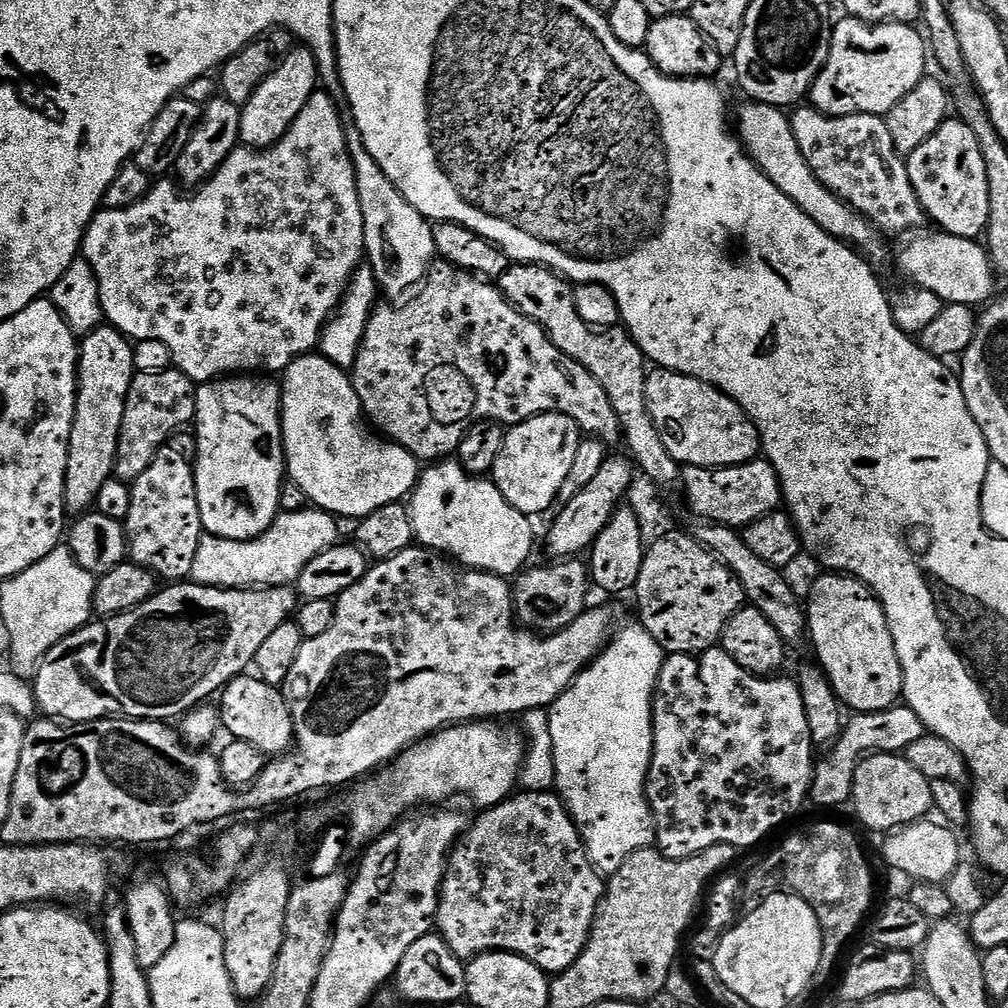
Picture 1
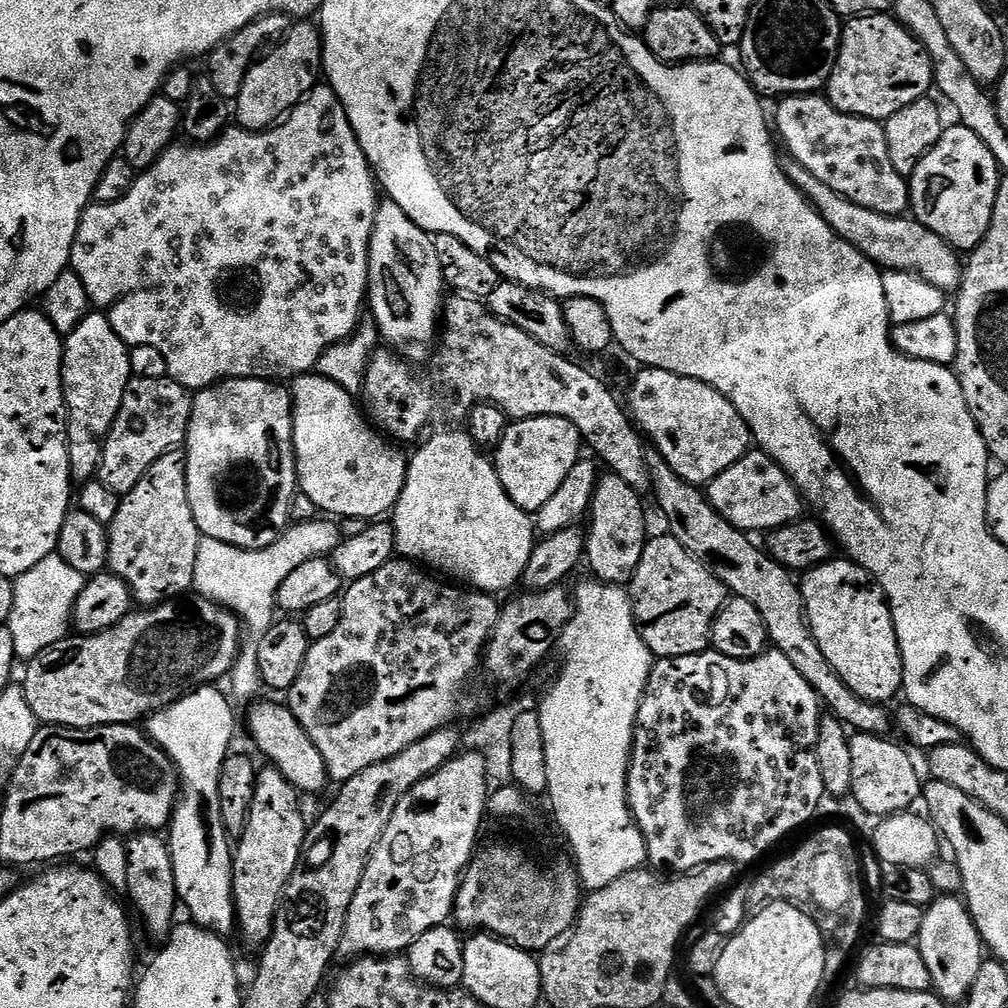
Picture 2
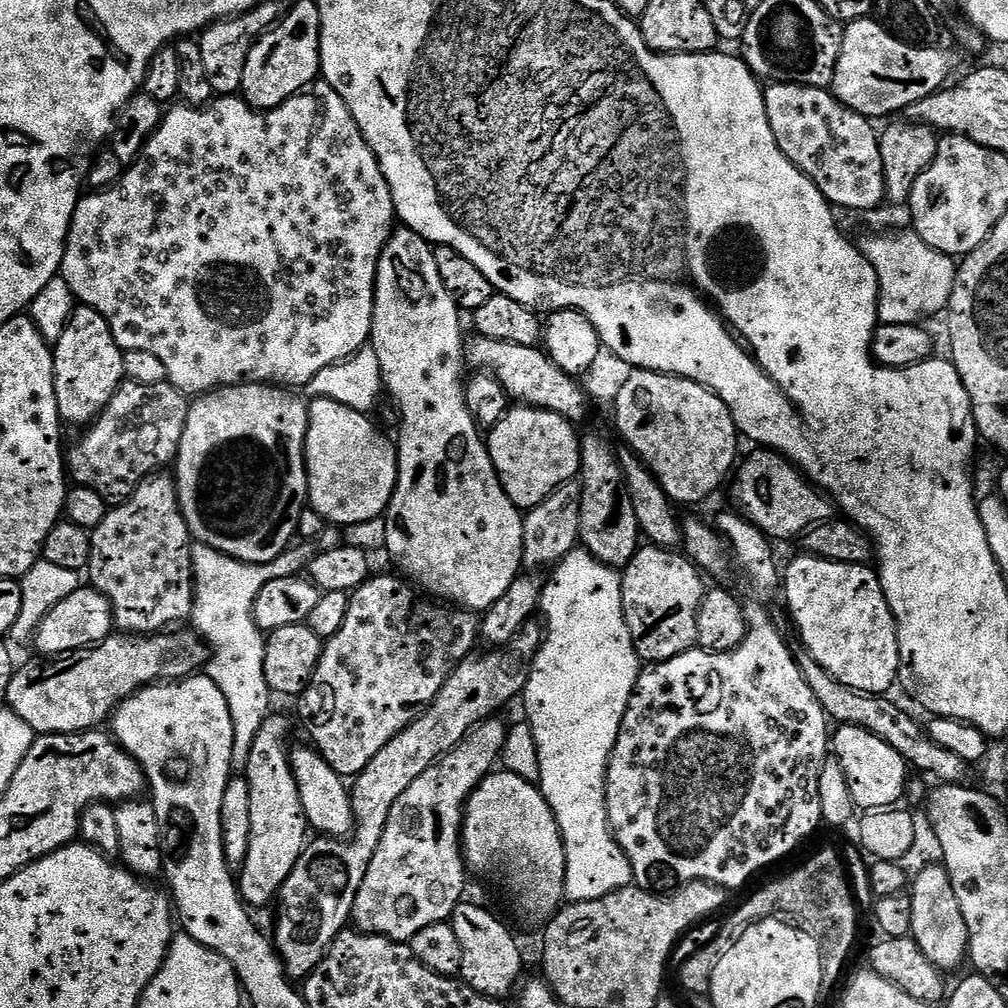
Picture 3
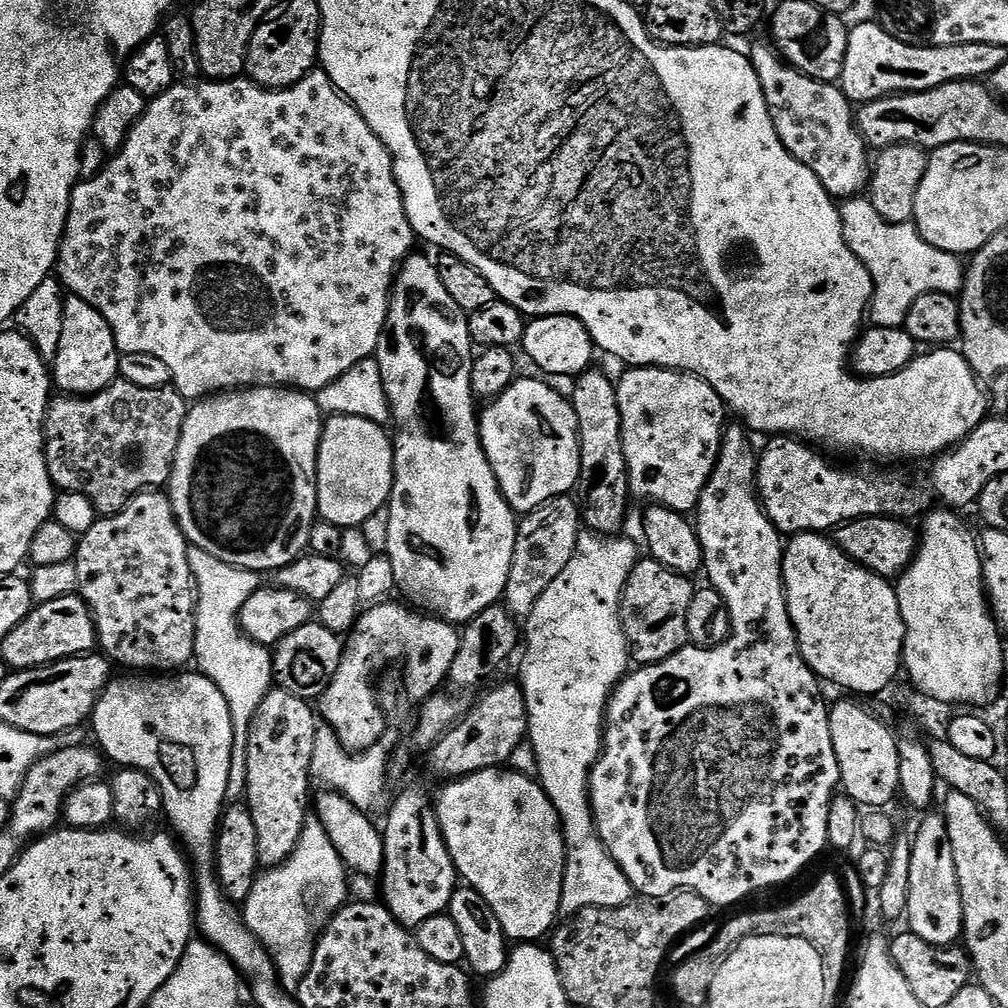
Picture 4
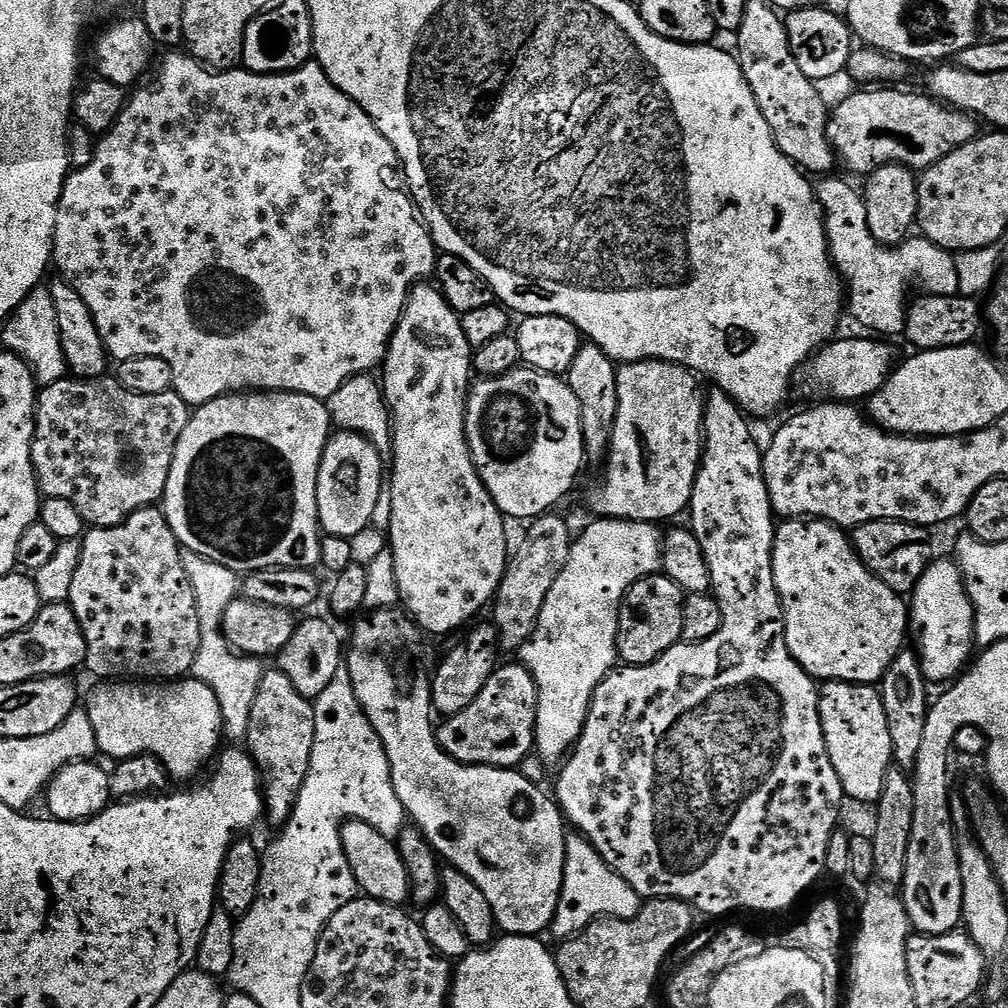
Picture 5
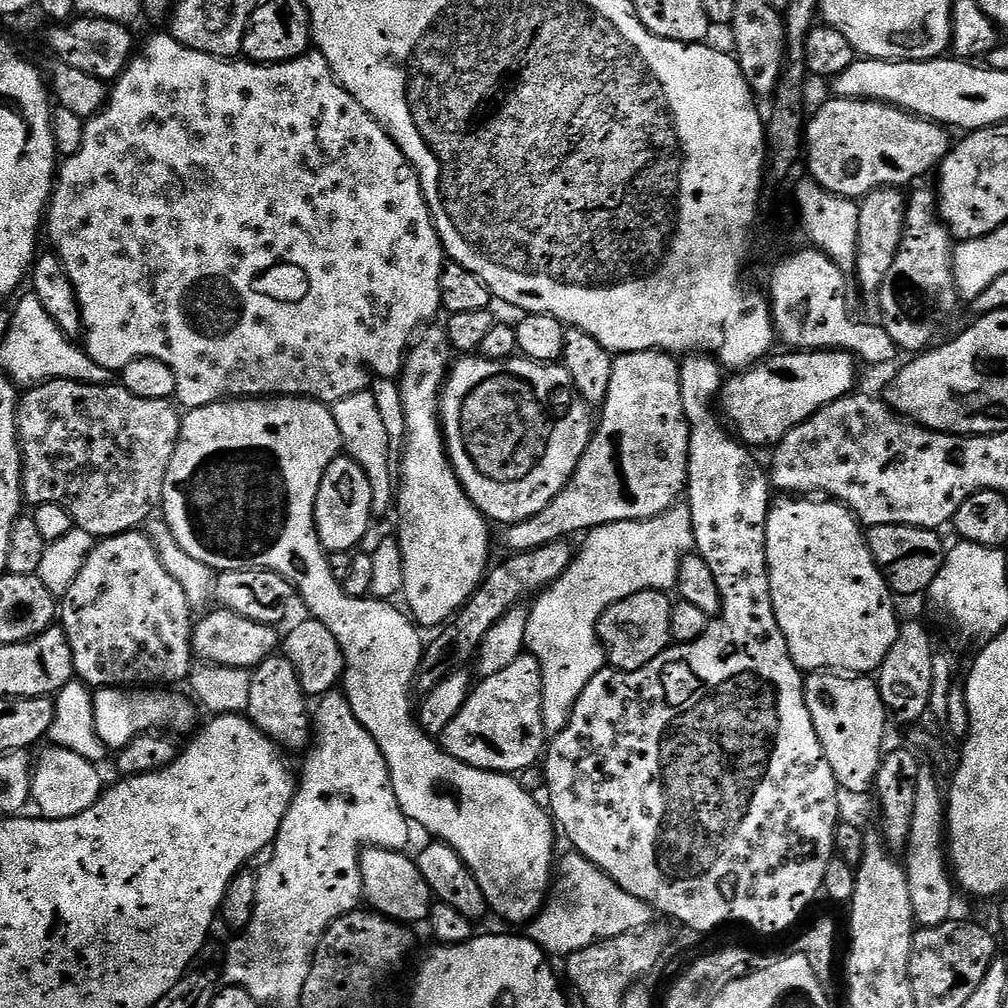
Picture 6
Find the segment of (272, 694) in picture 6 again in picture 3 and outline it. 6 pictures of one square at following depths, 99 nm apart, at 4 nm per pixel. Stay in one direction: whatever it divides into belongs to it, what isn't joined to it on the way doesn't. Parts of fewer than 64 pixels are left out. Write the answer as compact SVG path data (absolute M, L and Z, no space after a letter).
M269 714L262 722L262 730L258 730L254 738L254 746L250 746L250 758L243 773L250 786L250 850L246 850L246 862L238 869L238 887L241 900L253 909L264 908L271 900L273 903L279 897L280 888L286 878L290 878L298 858L304 853L304 845L310 839L308 819L302 810L302 798L298 794L298 782L292 769L290 743L288 744L291 736L291 718Z

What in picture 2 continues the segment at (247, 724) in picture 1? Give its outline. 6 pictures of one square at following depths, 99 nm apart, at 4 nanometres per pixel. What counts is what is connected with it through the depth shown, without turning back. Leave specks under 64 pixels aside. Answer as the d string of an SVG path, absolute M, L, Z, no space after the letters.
M283 703L280 704L256 704L248 712L248 732L256 743L256 748L265 756L271 767L280 771L296 791L301 794L307 792L320 792L327 784L330 784L330 777L322 754L318 754L318 746L302 730L298 718Z

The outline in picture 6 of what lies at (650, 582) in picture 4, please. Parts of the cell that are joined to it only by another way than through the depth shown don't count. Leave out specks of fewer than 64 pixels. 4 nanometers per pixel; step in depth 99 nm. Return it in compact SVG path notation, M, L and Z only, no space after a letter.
M664 590L630 594L630 598L622 598L604 611L598 629L600 642L604 646L607 663L617 672L642 670L642 666L654 662L654 658L661 656L673 643L671 630L673 601L668 600L668 596L669 593Z

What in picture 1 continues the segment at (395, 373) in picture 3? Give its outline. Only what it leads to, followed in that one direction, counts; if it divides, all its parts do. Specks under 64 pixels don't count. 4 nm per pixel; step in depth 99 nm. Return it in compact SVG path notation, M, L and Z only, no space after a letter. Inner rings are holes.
M344 120L344 137L348 143L348 153L354 166L354 182L358 186L358 202L362 206L364 223L364 251L366 264L374 270L376 282L385 297L396 298L403 292L411 293L427 277L429 268L437 259L436 233L433 225L382 174L382 166L370 158L370 150L362 142L362 134L356 123ZM420 280L420 281L419 281ZM417 283L417 284L416 284ZM416 284L416 285L415 285ZM414 287L412 290L411 288ZM445 458L425 467L420 473L420 479L416 481L416 487L410 493L411 500L415 543L419 547L431 548L465 568L475 568L478 572L493 572L495 576L505 578L515 577L529 563L527 560L532 552L533 521L514 510L514 506L510 506L510 502L502 498L498 486L492 483L491 479L467 472L455 459Z

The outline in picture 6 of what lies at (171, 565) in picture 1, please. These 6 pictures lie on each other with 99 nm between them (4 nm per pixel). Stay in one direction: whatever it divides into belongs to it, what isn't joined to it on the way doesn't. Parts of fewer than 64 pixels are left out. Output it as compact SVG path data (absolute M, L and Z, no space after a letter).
M144 530L103 537L93 547L82 570L78 570L78 578L74 578L70 590L66 590L58 604L58 620L72 647L75 675L93 689L176 686L179 680L187 681L194 667L192 612L194 606L186 598L186 590L182 590L178 578L162 566L152 537Z

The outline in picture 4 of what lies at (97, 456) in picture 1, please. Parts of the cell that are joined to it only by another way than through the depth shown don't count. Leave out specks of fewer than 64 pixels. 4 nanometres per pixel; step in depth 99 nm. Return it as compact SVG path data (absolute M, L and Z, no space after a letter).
M69 295L64 301L62 338L58 338L58 354L50 361L50 375L55 387L69 396L93 396L106 390L120 375L122 353L116 345L110 322L82 298Z

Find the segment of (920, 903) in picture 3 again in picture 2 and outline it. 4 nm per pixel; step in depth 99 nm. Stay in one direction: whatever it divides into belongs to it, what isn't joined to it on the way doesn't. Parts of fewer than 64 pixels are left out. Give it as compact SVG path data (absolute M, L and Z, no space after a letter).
M937 895L924 909L918 947L922 958L926 958L926 970L930 970L935 995L945 1002L963 1001L970 986L974 986L974 978L978 978L978 970L986 959L986 949L976 923L968 913L968 906L959 895Z

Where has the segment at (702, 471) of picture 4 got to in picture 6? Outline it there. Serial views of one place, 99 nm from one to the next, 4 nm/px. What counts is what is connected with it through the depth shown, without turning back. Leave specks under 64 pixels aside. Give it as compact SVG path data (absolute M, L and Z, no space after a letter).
M621 352L612 361L612 373L610 374L610 390L604 403L602 411L599 413L598 423L595 425L592 438L588 441L586 450L574 470L574 474L568 479L568 484L557 494L548 505L538 514L531 516L529 520L519 520L517 524L509 524L503 529L504 544L509 549L509 553L529 552L532 548L541 548L547 544L552 544L556 540L572 538L575 532L587 534L592 529L603 524L613 524L614 522L626 522L627 520L649 520L655 516L660 516L667 512L669 508L677 503L676 500L685 495L688 487L688 451L690 450L690 434L688 433L688 419L682 408L682 390L680 389L680 365L675 355L666 352Z

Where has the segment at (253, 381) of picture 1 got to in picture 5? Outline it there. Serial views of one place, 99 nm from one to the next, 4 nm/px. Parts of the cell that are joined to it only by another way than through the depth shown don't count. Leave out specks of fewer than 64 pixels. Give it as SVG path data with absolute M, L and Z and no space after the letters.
M249 390L243 394L219 396L199 405L189 415L186 430L178 438L174 462L170 466L170 478L166 482L162 511L170 530L174 530L181 549L198 554L210 562L218 562L237 574L260 572L263 568L307 568L315 569L320 562L320 515L318 514L318 470L322 462L324 447L328 445L334 425L328 415L327 403L313 396L297 392L257 392Z

